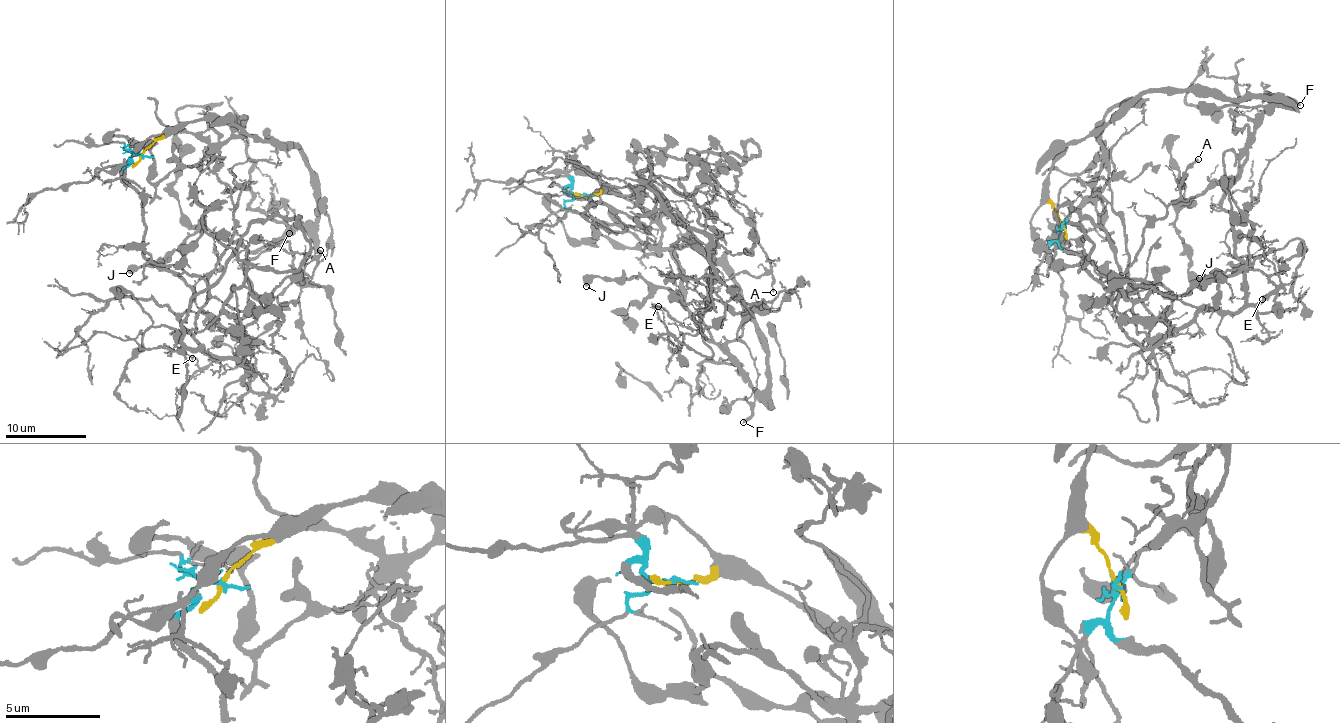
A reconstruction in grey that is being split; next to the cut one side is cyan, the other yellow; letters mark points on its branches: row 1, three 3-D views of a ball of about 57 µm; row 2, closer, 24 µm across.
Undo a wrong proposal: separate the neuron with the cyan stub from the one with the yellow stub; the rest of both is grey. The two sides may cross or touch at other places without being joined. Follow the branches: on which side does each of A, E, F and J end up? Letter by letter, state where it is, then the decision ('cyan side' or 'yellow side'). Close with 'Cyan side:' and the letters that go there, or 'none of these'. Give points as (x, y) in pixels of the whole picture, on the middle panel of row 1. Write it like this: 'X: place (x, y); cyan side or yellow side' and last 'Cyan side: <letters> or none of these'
A: place (773, 292); cyan side
E: place (658, 306); cyan side
F: place (743, 422); yellow side
J: place (586, 286); yellow side
Cyan side: A, E

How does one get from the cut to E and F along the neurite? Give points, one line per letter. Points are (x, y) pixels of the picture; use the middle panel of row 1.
E: (583, 196), (646, 232), (639, 217), (659, 209), (710, 238), (711, 358), (671, 336), (658, 306)
F: (583, 196), (613, 193), (644, 211), (672, 214), (723, 267), (768, 354), (768, 389), (743, 421)

